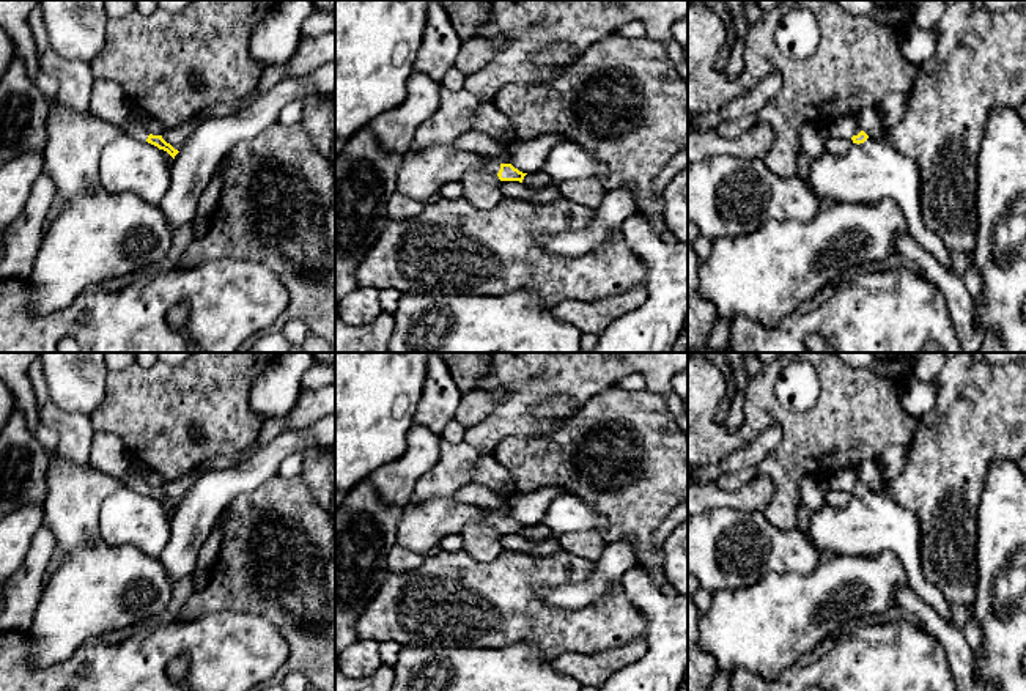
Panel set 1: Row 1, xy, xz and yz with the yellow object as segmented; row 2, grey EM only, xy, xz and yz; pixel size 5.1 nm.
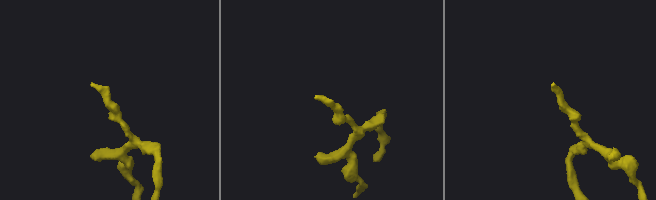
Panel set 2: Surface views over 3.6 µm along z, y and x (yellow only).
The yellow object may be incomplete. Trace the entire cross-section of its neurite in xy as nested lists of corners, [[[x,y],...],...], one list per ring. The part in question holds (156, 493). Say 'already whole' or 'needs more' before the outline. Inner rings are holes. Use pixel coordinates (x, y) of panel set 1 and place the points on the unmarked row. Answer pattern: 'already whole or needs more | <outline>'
needs more | [[[104,434],[96,438],[90,447],[90,464],[93,469],[105,474],[107,477],[120,480],[123,486],[137,493],[145,493],[159,502],[167,504],[173,512],[179,505],[167,496],[162,488],[153,488],[132,474],[131,455],[116,434]]]

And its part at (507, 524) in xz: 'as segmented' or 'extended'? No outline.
extended

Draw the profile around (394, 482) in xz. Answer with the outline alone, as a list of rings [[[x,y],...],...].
[[[412,425],[404,453],[375,471],[368,480],[381,501],[389,505],[406,505],[417,482],[428,474],[441,456],[441,434],[423,425]]]

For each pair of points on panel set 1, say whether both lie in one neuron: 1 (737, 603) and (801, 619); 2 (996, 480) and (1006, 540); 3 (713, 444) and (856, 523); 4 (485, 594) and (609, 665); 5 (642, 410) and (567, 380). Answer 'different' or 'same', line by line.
1: same
2: same
3: different
4: different
5: different

